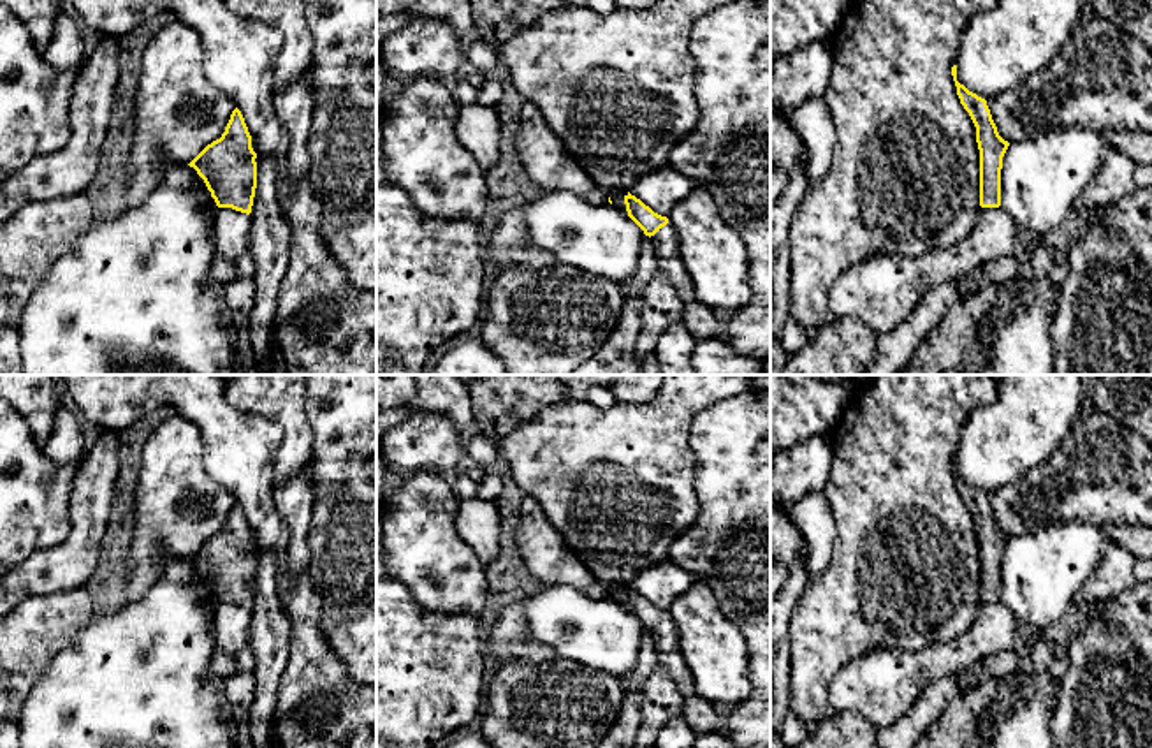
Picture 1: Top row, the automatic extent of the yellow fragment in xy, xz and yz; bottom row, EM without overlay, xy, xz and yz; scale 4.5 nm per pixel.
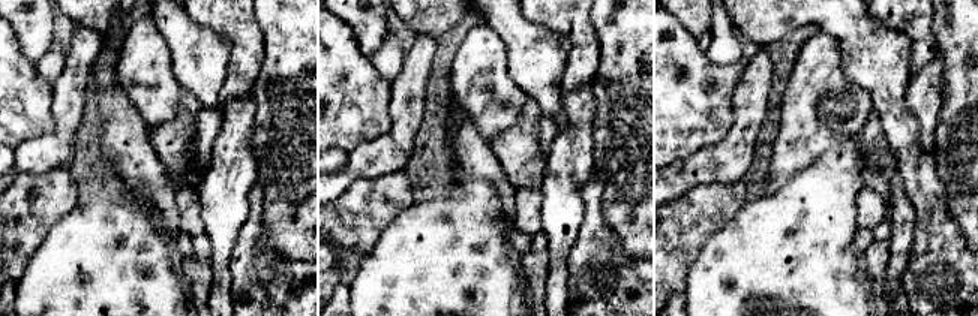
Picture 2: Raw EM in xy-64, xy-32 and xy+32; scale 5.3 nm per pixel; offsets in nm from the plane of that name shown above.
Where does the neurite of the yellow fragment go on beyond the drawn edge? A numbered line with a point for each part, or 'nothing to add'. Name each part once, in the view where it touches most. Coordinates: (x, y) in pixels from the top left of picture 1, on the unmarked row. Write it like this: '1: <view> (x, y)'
1: xz (700, 715)

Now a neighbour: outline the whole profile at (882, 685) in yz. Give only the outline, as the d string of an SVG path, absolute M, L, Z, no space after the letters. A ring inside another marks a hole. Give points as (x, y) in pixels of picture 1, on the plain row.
M1001 602L978 604L976 618L957 639L918 651L874 649L846 664L830 685L834 713L853 711L876 729L906 715L923 688L939 678L957 678L969 665L1011 649L1018 627Z

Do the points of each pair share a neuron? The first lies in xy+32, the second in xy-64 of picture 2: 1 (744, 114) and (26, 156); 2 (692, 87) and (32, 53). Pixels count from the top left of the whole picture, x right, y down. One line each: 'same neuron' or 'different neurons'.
1: same neuron
2: different neurons

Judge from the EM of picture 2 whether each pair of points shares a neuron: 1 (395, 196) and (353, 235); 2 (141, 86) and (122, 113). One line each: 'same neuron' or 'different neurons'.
1: same neuron
2: different neurons

